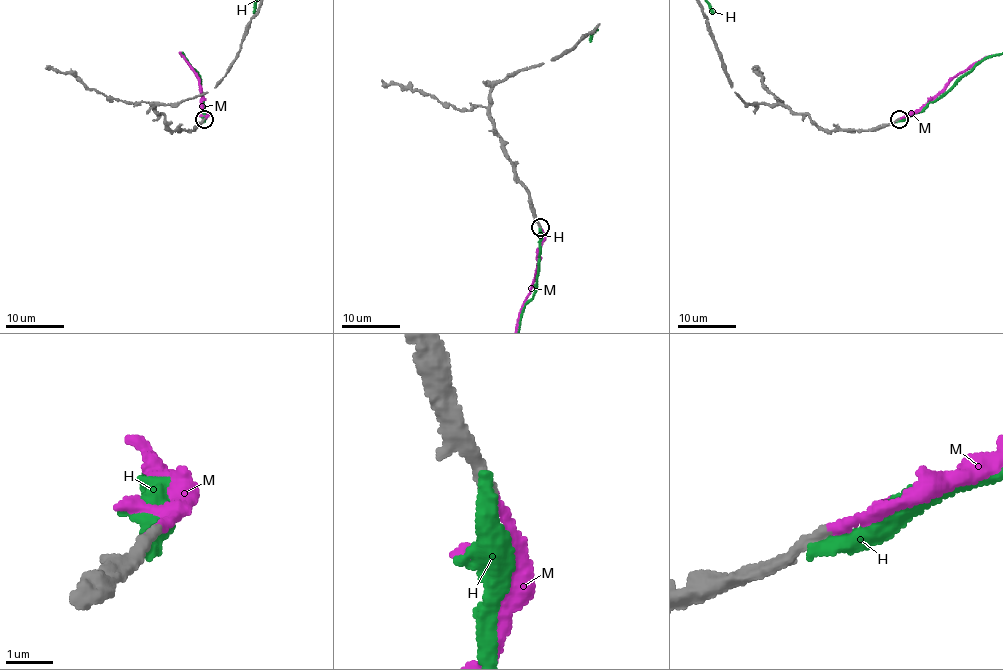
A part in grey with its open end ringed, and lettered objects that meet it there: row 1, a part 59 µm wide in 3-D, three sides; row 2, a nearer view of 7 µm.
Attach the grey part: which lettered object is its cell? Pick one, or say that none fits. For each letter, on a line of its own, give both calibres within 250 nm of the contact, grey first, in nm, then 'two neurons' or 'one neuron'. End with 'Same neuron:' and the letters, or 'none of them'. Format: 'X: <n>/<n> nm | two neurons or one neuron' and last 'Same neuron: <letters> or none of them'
H: 300/360 nm | two neurons
M: 260/200 nm | one neuron
Same neuron: M

